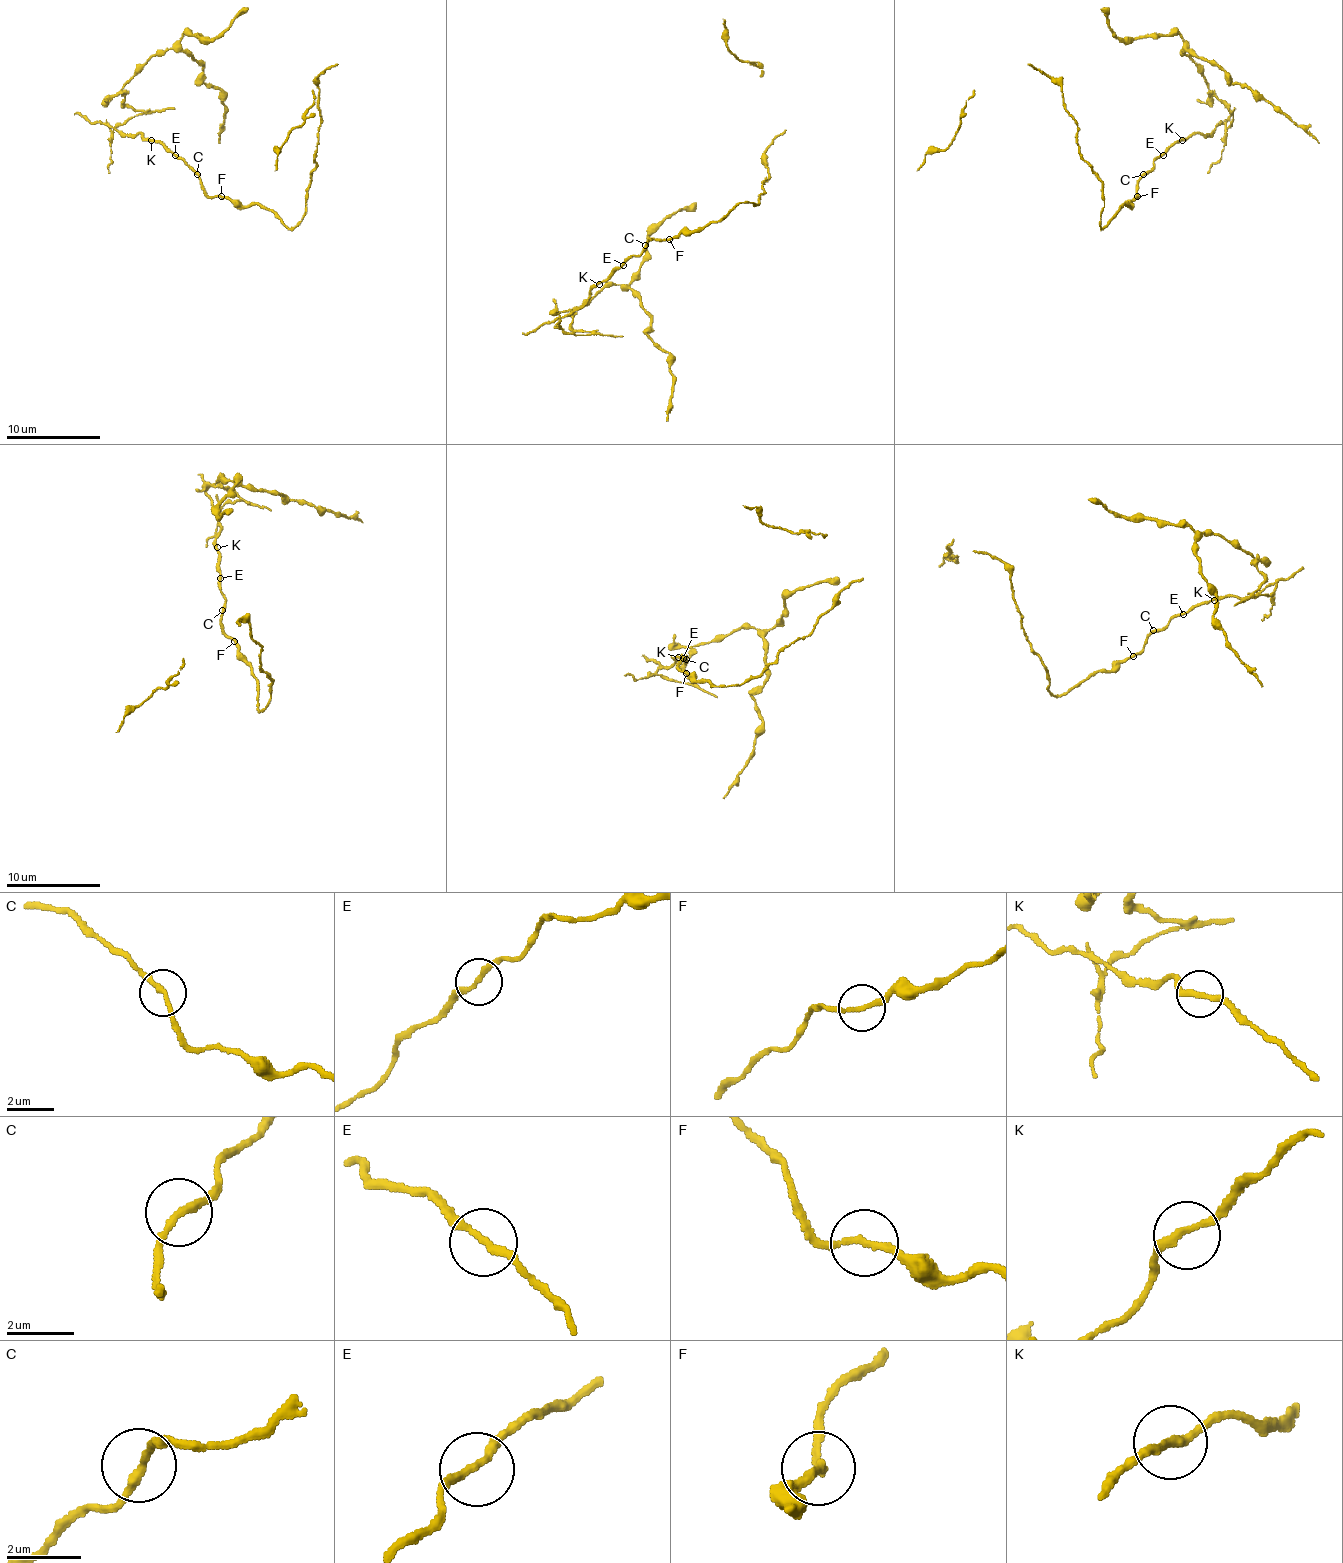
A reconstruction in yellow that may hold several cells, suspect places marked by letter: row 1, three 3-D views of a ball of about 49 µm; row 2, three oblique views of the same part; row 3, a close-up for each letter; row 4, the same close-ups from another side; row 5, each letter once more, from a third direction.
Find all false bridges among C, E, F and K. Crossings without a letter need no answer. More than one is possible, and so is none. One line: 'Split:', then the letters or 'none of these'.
Split: F

